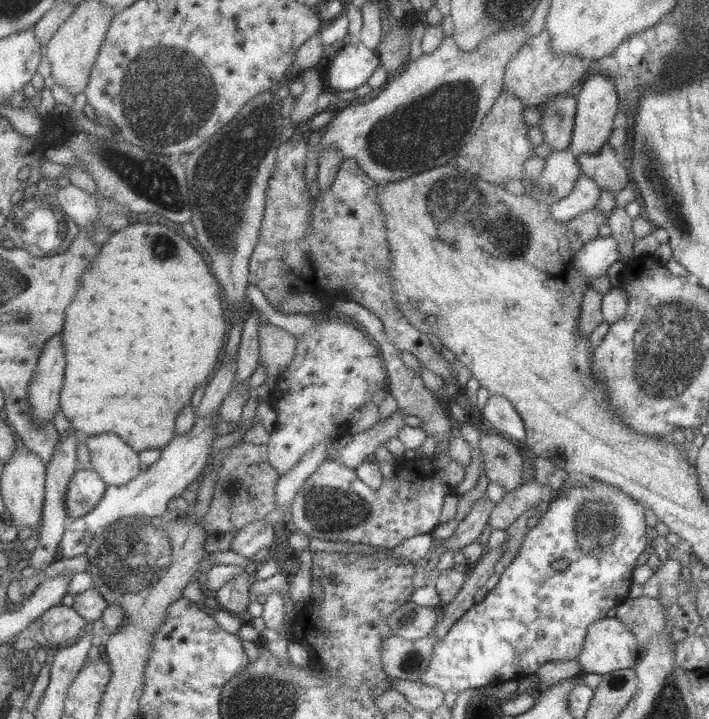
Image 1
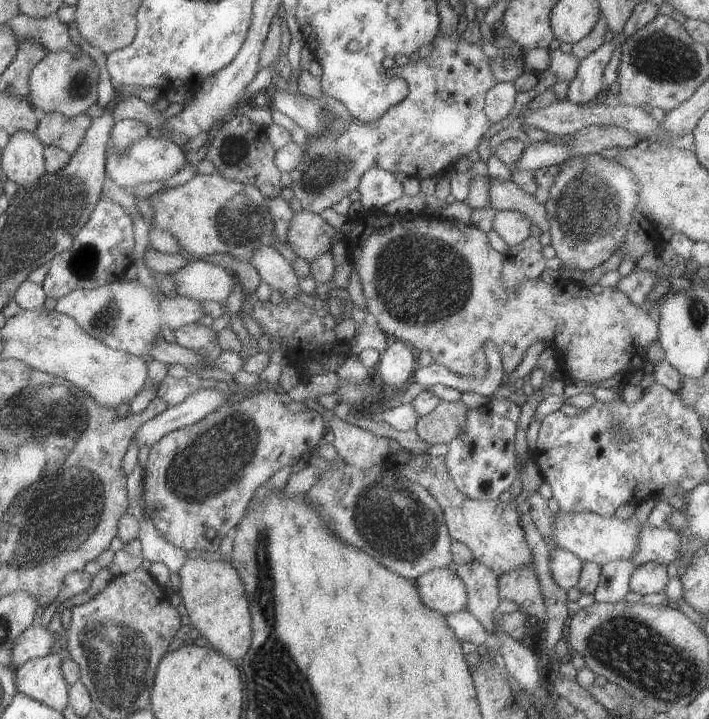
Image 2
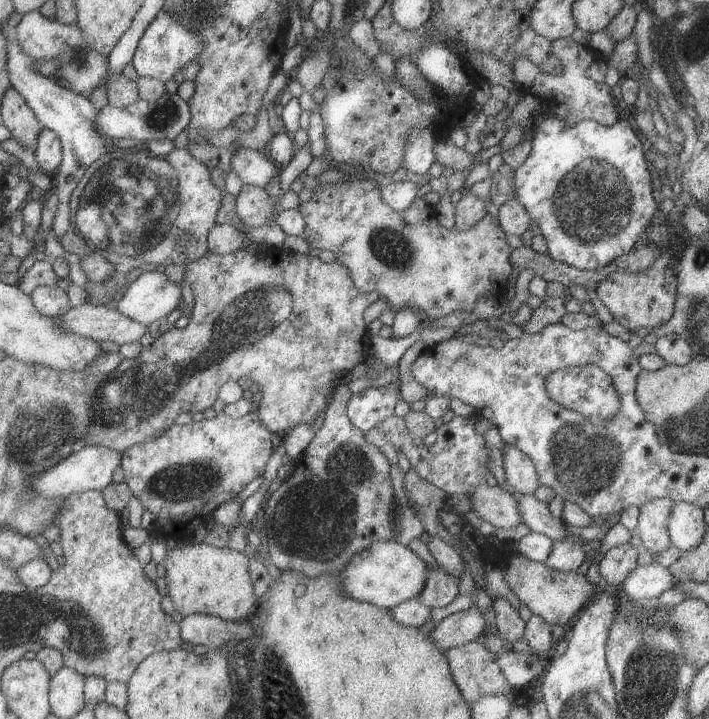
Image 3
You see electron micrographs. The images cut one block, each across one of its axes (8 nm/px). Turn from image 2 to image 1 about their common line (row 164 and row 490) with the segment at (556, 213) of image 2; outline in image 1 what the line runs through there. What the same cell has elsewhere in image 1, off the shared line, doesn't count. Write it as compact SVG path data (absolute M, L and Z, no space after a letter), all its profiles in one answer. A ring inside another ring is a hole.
M587 476L579 477L571 486L567 486L567 488L562 487L557 493L558 495L548 502L547 510L538 515L538 523L532 528L527 529L527 533L523 536L519 549L511 562L509 562L507 568L501 572L497 584L491 590L488 590L483 600L475 603L467 612L463 613L463 616L458 618L450 626L448 633L443 638L434 643L427 670L421 675L419 681L429 686L436 686L443 692L449 690L457 692L457 694L467 690L467 688L486 687L491 684L499 685L506 680L519 682L522 677L533 675L545 662L575 659L584 643L588 626L592 622L605 617L605 614L609 612L609 608L618 605L627 597L627 590L629 590L632 584L633 566L636 564L637 557L643 551L648 550L650 544L649 538L645 537L645 530L647 530L645 526L645 506L633 497L630 497L627 493L617 489L616 486L605 484L596 478ZM556 560L566 560L567 568L561 570L561 572L553 570L551 566Z

